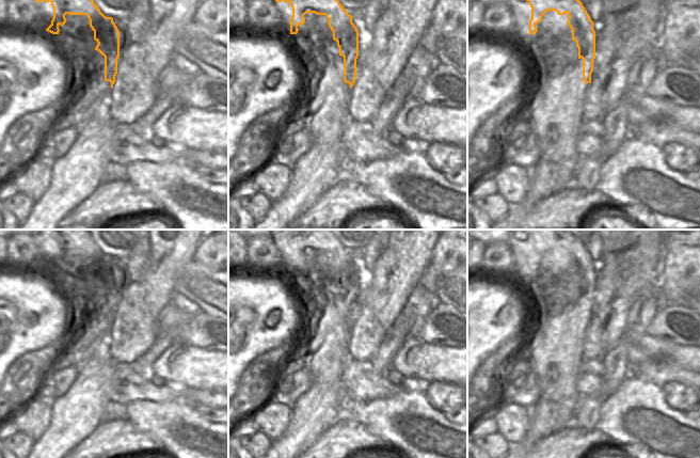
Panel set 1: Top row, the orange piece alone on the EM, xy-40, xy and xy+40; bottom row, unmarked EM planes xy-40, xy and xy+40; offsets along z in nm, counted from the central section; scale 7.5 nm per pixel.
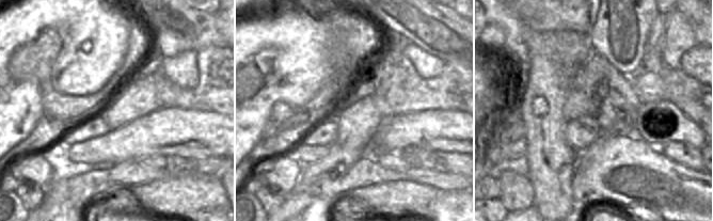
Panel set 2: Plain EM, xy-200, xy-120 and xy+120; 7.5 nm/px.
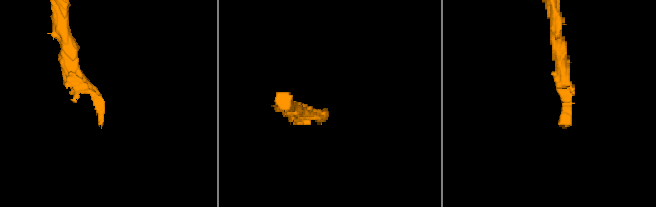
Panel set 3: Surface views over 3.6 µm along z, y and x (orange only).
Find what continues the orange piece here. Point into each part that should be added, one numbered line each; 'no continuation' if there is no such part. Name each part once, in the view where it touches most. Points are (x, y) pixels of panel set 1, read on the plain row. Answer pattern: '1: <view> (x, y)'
1: xy-40 (90, 341)

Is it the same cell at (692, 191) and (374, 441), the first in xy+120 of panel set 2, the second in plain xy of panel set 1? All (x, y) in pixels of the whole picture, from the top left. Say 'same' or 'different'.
different

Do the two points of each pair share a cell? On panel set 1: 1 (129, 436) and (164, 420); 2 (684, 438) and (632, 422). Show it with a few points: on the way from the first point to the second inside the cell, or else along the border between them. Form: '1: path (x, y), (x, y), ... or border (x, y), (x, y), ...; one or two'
1: border (127, 419), (159, 445); two
2: path (671, 438), (645, 422); one

